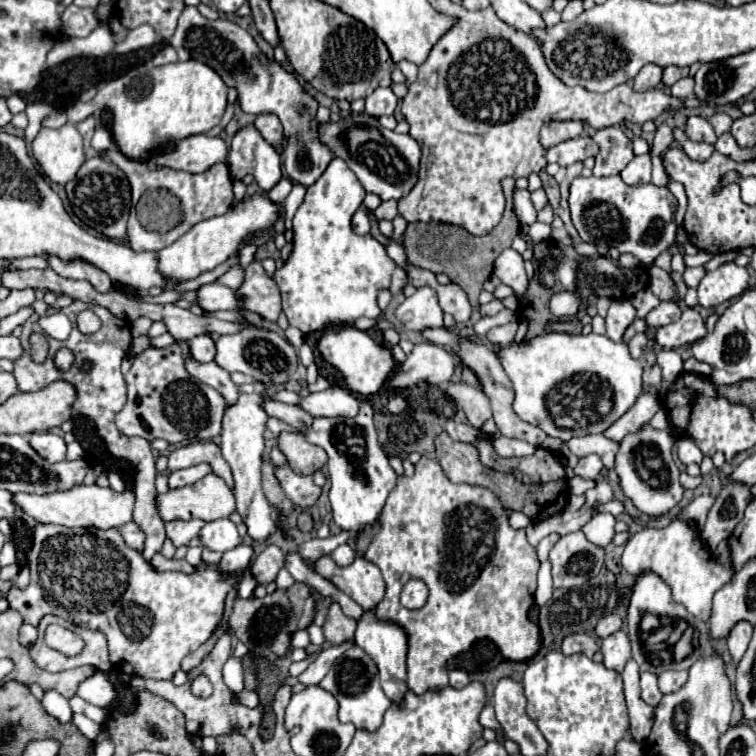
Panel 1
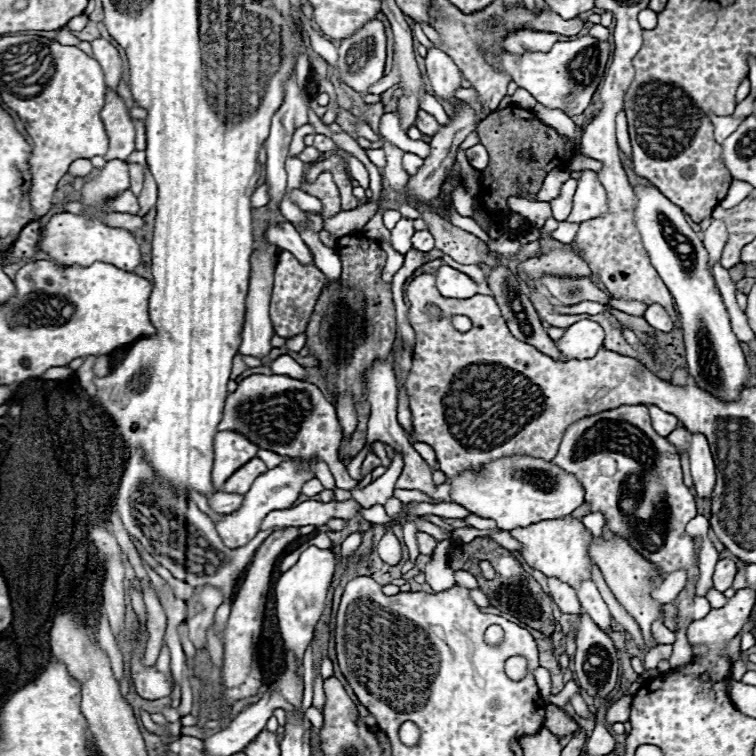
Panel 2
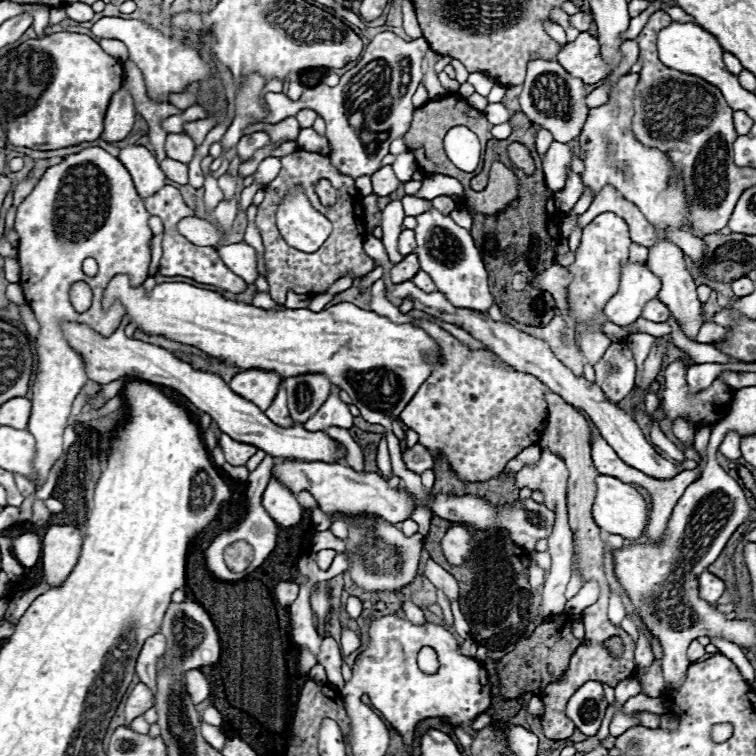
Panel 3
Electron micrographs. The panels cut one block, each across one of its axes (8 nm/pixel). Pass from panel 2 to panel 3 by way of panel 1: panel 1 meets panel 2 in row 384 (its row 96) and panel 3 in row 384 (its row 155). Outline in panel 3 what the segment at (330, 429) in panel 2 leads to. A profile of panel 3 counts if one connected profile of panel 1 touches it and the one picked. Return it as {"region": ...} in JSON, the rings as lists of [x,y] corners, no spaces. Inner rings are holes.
{"region":[[[304,374],[286,378],[284,388],[288,392],[290,418],[298,424],[304,424],[320,410],[332,390],[332,384],[322,374]]]}

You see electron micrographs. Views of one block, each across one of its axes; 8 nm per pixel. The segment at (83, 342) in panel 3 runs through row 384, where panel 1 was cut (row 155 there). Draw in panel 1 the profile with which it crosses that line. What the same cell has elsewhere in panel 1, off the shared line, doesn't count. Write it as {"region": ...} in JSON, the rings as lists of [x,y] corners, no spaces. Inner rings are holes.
{"region":[[[194,134],[180,140],[174,150],[166,154],[158,154],[150,160],[174,170],[200,174],[200,172],[210,170],[214,164],[226,162],[226,158],[228,158],[228,146],[222,138]]]}

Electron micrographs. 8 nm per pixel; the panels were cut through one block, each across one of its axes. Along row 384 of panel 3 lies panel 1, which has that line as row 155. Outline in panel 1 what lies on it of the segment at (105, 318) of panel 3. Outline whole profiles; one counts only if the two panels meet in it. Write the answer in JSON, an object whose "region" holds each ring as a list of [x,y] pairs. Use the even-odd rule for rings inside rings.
{"region":[[[70,122],[56,130],[42,128],[32,142],[32,154],[52,182],[66,184],[84,164],[82,136]]]}

